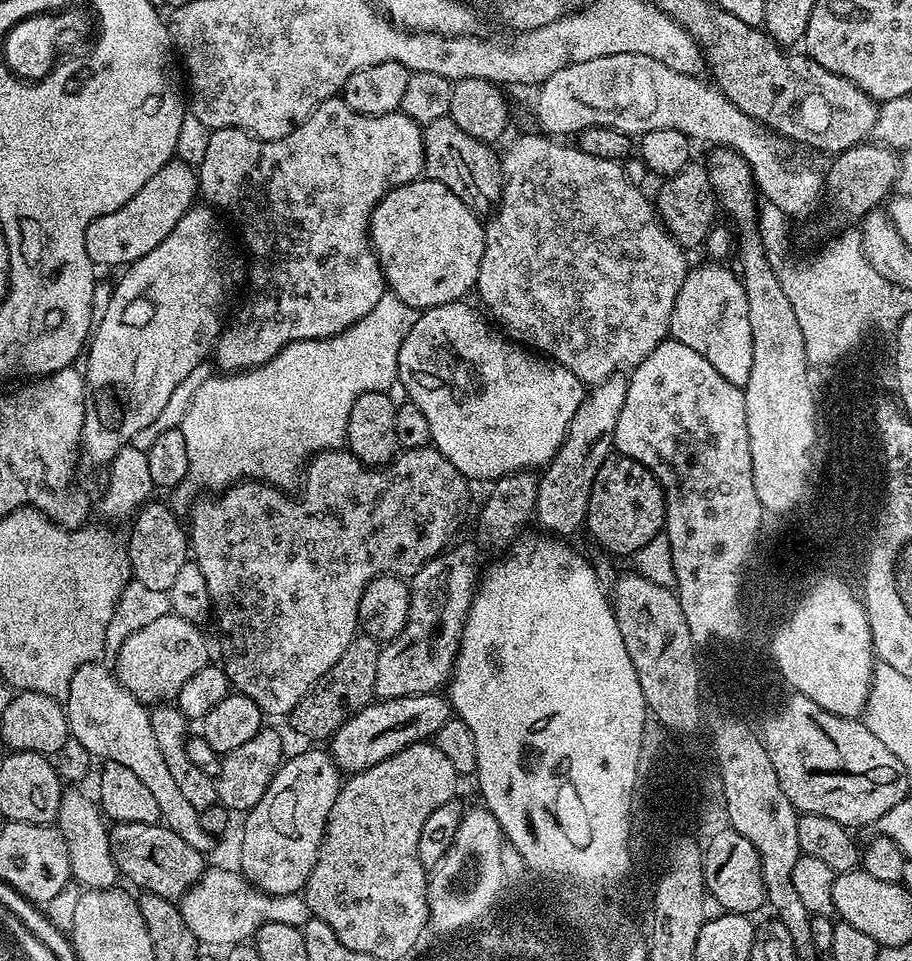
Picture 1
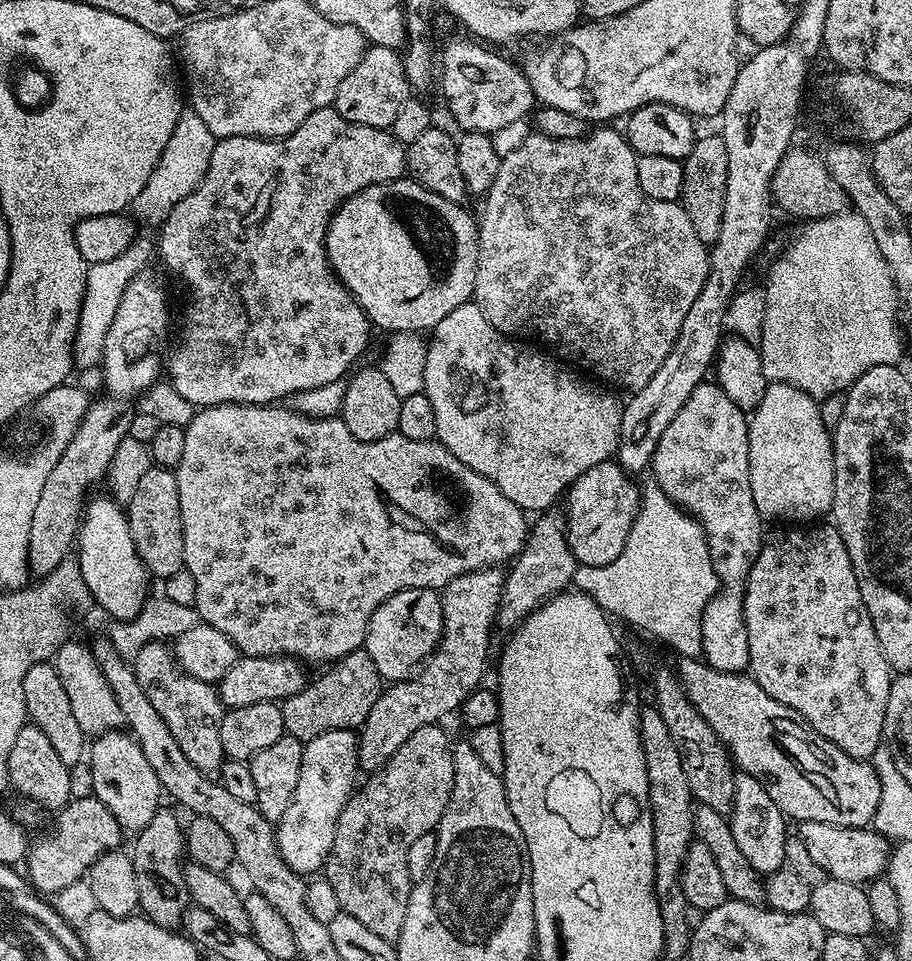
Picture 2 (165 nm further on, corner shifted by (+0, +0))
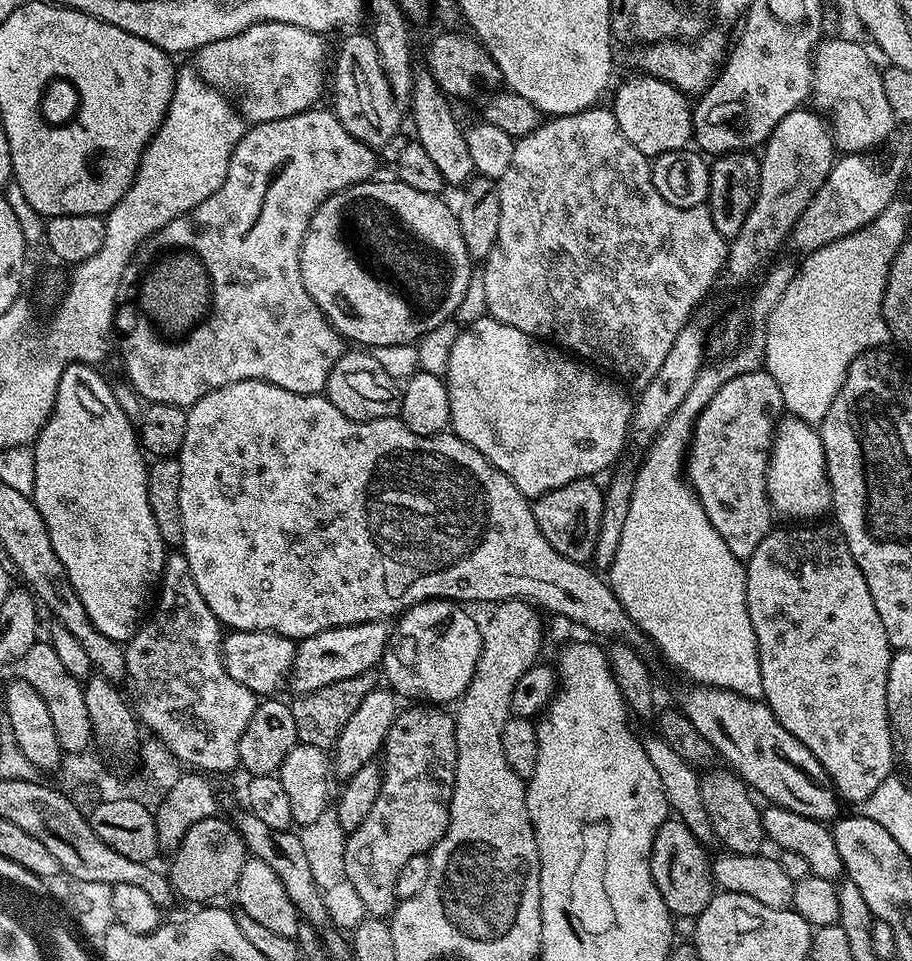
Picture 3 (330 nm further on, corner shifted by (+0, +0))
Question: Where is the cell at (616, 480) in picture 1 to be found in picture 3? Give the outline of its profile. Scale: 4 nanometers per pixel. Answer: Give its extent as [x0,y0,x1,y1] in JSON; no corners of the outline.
[532,478,604,564]

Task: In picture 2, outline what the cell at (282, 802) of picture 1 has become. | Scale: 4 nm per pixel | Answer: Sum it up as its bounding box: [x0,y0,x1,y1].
[275,728,358,873]

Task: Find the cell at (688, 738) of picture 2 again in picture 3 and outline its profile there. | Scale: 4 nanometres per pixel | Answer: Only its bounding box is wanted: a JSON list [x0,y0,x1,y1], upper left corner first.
[700,766,766,854]

